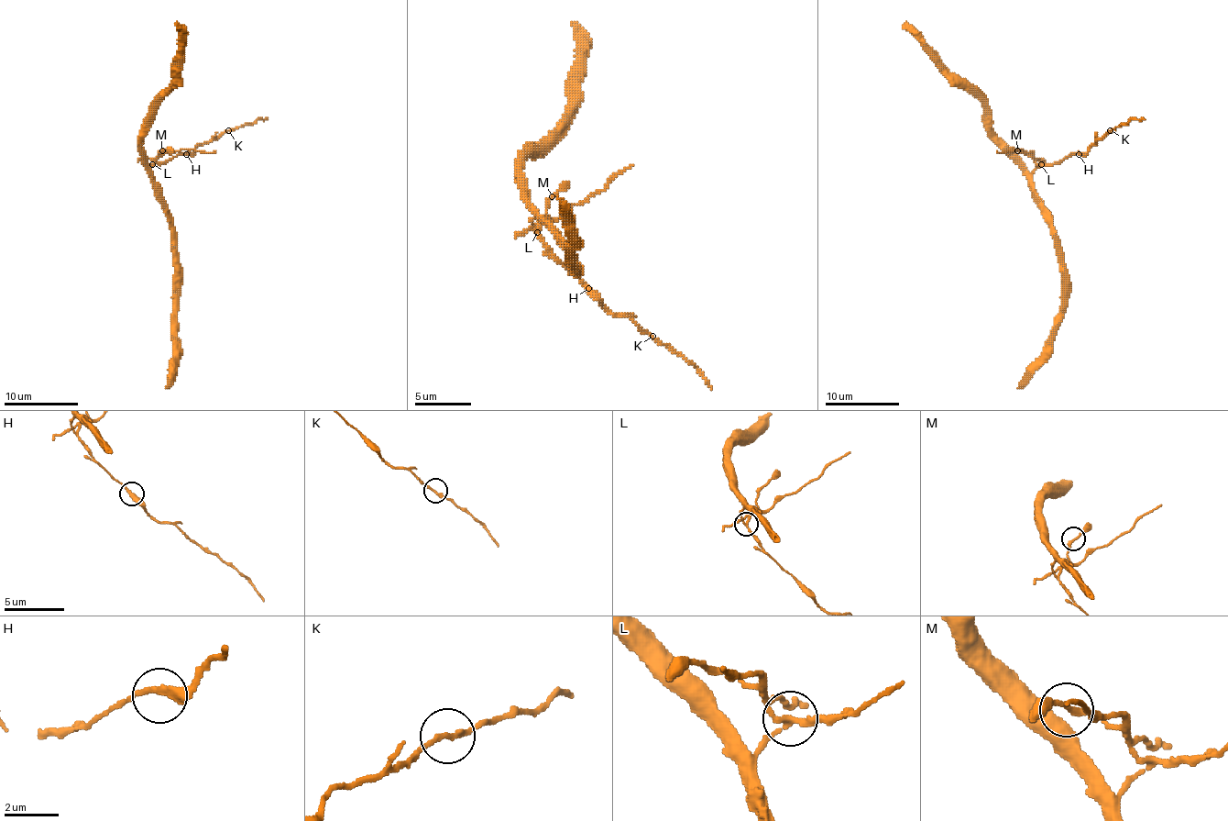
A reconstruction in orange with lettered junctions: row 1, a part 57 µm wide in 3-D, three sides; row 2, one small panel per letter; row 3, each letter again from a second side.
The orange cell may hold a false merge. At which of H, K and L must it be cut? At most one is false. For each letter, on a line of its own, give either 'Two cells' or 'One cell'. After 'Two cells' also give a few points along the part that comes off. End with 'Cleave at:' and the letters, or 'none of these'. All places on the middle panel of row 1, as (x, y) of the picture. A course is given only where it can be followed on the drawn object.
H: One cell
K: One cell
L: Two cells. Course of the part to remove: (538, 232), (543, 221), (557, 218), (633, 165)
Cleave at: L

